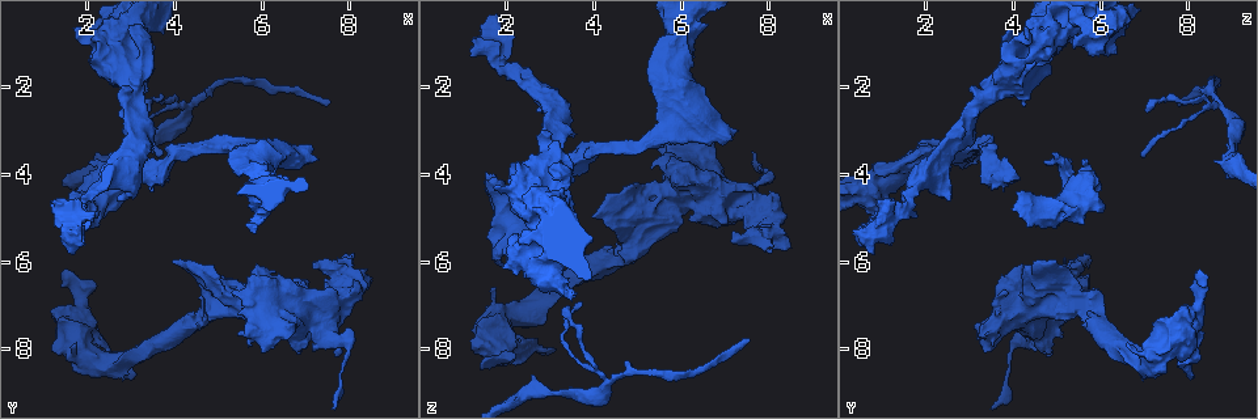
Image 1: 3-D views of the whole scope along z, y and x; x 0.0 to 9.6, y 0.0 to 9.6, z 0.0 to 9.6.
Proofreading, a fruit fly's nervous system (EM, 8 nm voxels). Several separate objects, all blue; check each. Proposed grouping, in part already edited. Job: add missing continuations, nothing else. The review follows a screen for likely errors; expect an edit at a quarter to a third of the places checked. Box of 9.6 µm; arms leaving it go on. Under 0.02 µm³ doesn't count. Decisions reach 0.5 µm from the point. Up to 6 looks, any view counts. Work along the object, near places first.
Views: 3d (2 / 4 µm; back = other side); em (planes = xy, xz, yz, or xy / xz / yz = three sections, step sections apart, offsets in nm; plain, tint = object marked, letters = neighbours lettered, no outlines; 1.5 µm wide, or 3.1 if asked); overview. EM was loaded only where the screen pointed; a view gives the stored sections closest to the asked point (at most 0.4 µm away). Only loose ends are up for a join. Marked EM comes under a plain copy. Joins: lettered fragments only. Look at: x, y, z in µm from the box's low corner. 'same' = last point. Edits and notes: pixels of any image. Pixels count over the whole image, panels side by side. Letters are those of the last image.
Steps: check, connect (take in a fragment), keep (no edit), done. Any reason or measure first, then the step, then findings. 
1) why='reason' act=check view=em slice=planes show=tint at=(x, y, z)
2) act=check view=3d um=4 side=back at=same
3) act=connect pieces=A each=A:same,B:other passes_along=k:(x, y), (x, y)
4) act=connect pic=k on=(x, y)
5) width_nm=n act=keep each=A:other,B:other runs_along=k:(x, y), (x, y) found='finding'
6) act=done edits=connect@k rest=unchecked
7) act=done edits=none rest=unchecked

why='stops while still wide' act=check view=3d um=4 at=(2.75, 4.55, 2.55)

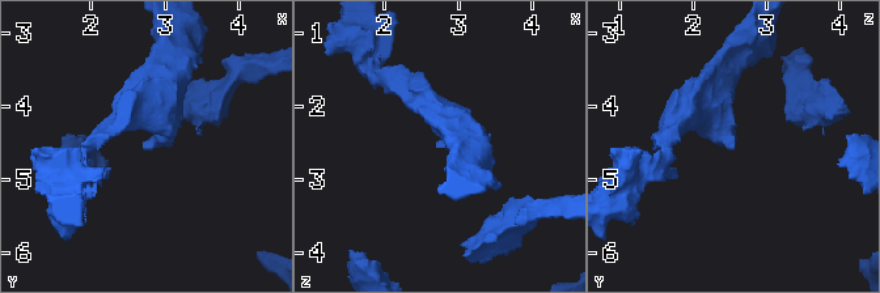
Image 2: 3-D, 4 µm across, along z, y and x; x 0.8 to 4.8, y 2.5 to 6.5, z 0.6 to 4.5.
why='shape alone is not enough' act=check view=em slice=xy step=4 show=tint at=(2.70, 4.60, 2.55)

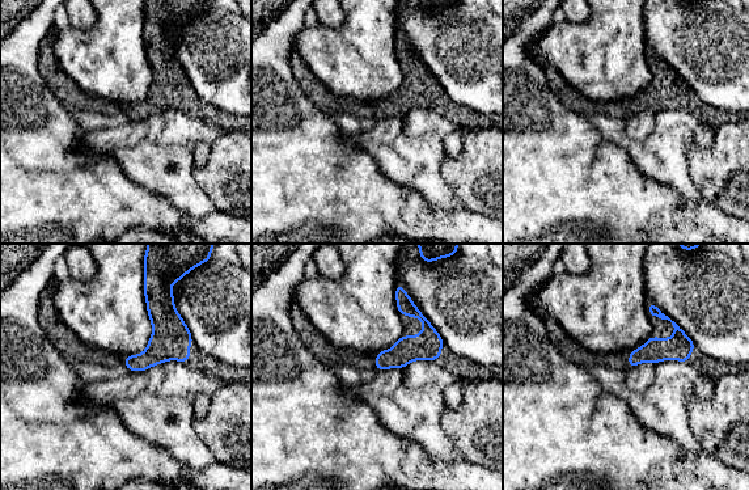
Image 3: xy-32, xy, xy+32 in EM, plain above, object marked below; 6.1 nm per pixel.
act=check view=em slice=planes show=letters at=same

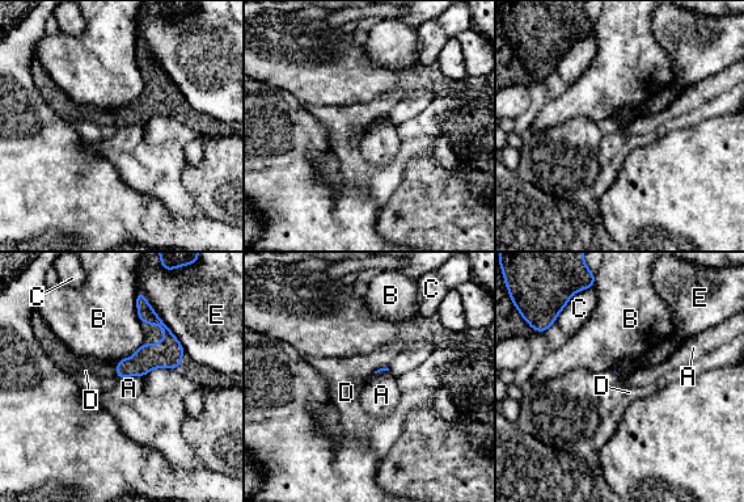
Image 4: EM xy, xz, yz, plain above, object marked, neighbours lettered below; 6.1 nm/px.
act=keep each=A:other,B:other,C:other,D:other,E:other border=4:(142, 375), (129, 375), (118, 379) found='none of them fits'

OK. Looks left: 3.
why='free end' act=check view=3d um=2 at=(4.85, 6.05, 4.20)

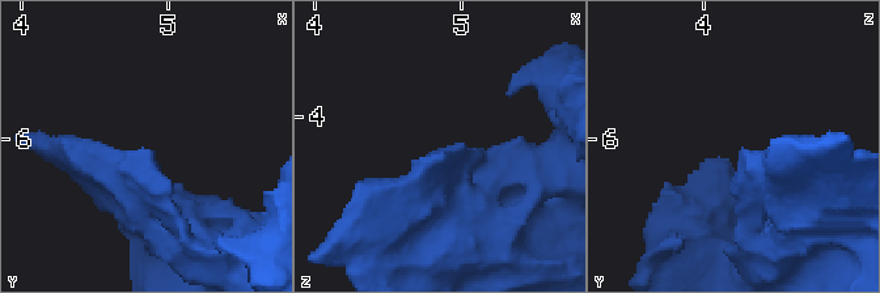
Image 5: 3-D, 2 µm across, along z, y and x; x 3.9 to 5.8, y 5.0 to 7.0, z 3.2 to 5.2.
act=check view=em slice=planes show=letters at=(4.82, 6.06, 4.24)

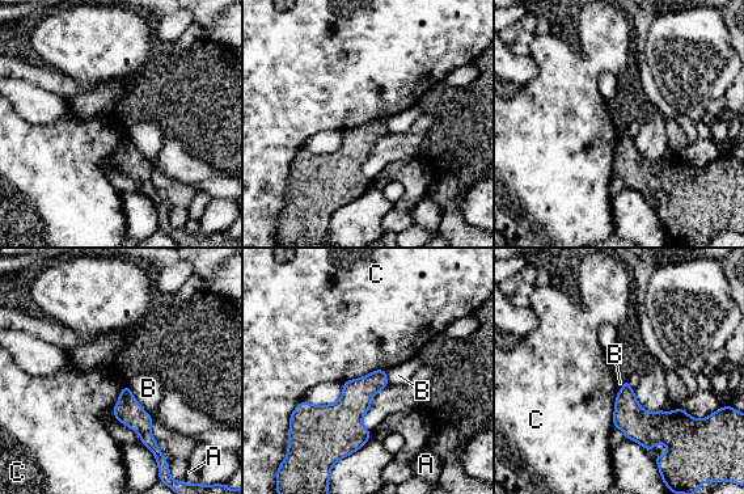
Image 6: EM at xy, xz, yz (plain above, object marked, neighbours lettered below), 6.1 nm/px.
longest_contact=C:280nm act=keep each=A:other,B:other,C:other border=6:(385, 368), (377, 368), (342, 383) found='none of them fits'

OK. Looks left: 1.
act=done edits=none rest=unchecked

